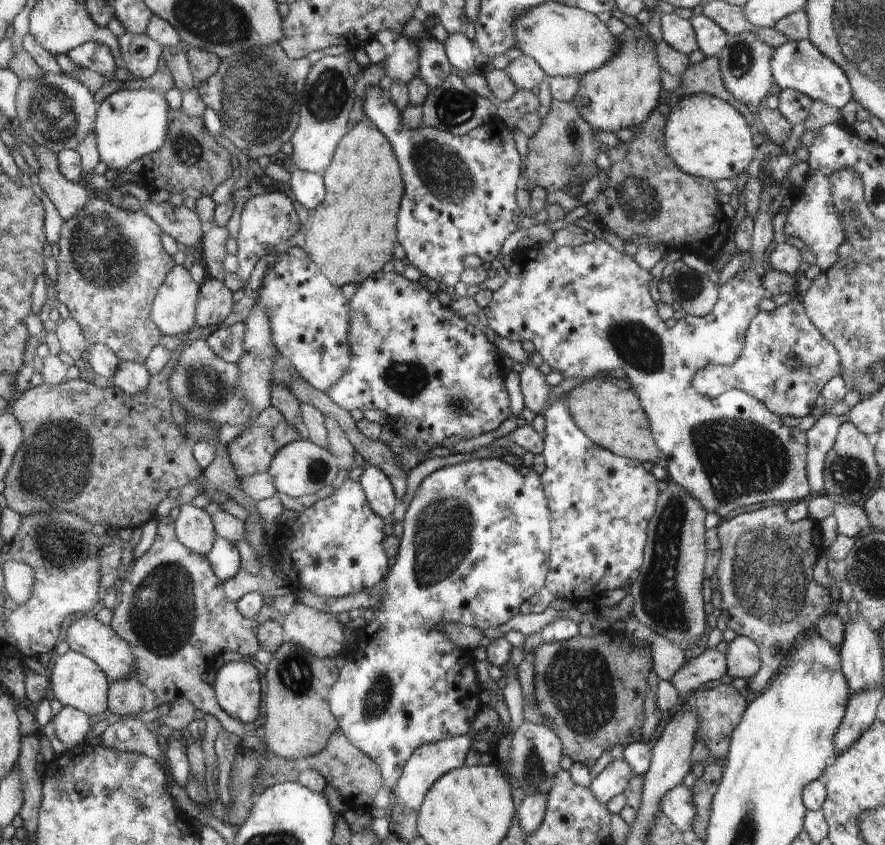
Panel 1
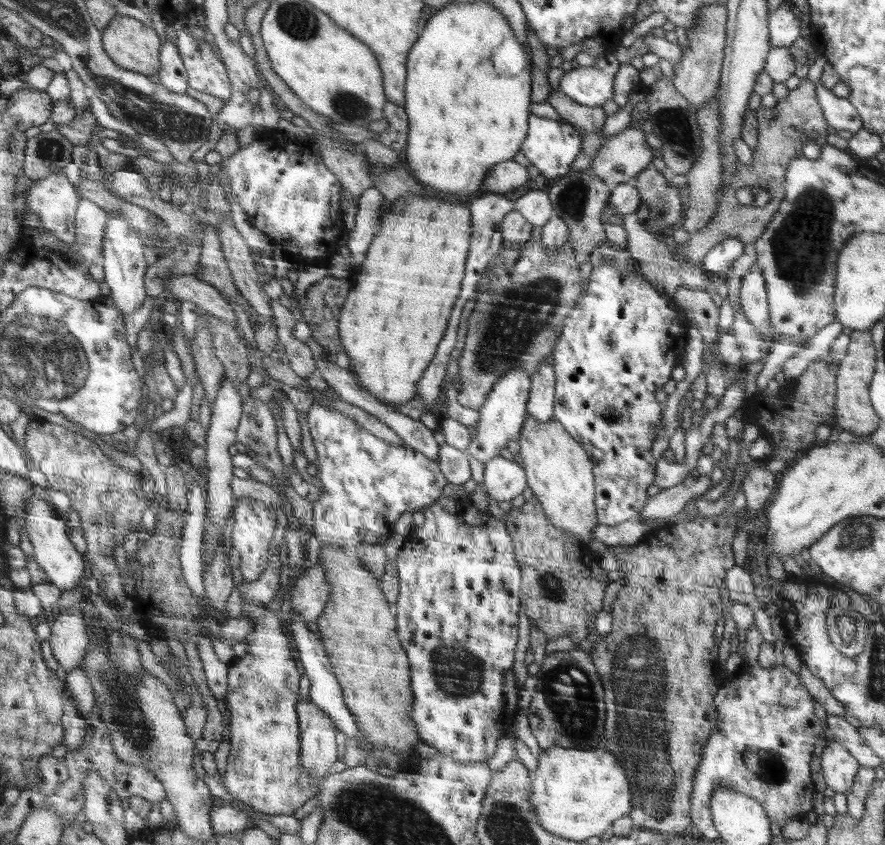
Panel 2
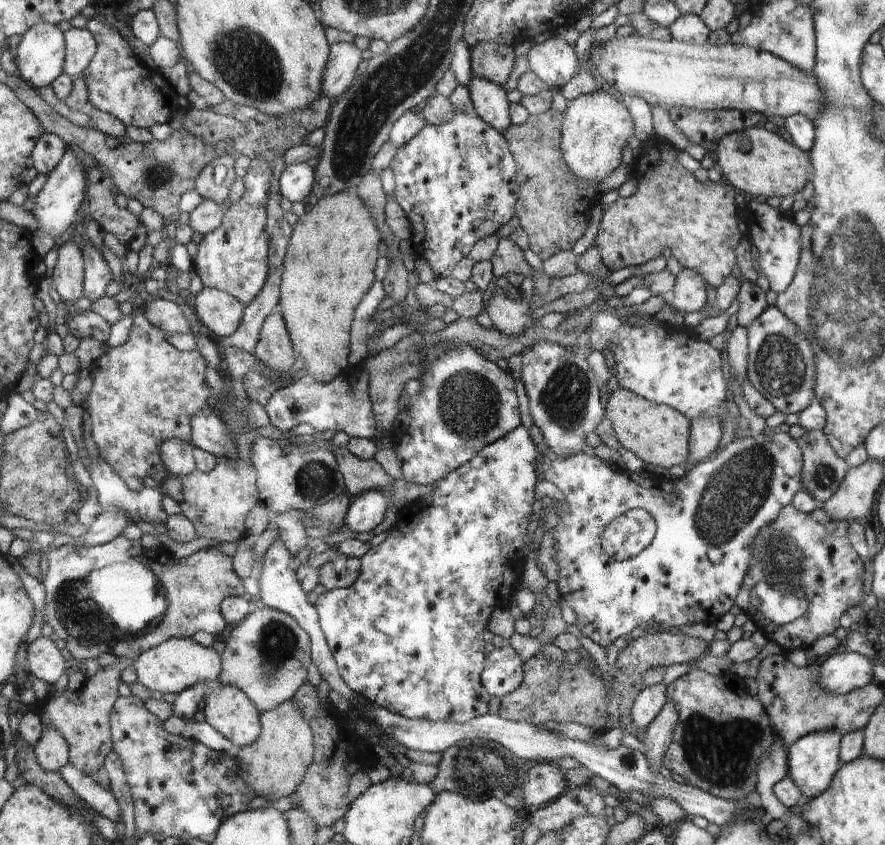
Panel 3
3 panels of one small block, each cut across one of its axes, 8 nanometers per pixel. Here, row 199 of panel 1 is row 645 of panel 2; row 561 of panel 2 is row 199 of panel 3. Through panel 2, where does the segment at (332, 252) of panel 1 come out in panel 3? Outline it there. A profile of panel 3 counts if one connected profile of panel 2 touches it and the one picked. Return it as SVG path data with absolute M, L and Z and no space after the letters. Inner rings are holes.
M345 192L334 195L324 196L318 199L318 202L312 206L310 212L305 212L298 218L298 224L293 230L293 239L289 241L288 254L285 256L284 279L281 281L281 297L282 313L284 314L285 326L289 332L289 340L293 344L293 352L302 360L302 369L306 372L306 377L317 381L318 383L326 383L334 379L336 374L340 374L342 368L348 366L348 340L350 340L350 322L354 316L355 309L361 300L368 293L369 288L374 281L374 264L378 257L378 242L380 242L381 234L378 233L376 226L373 224L372 218L369 216L369 210L359 200L358 196L348 196Z

